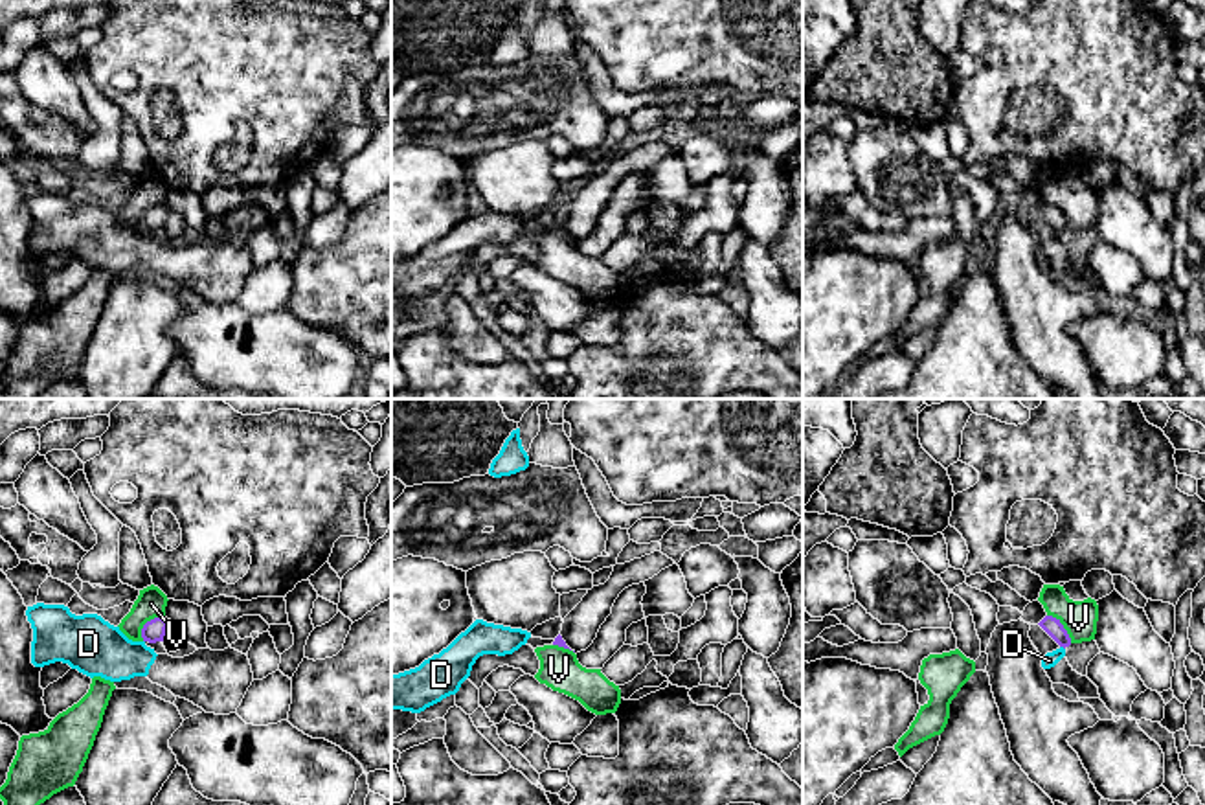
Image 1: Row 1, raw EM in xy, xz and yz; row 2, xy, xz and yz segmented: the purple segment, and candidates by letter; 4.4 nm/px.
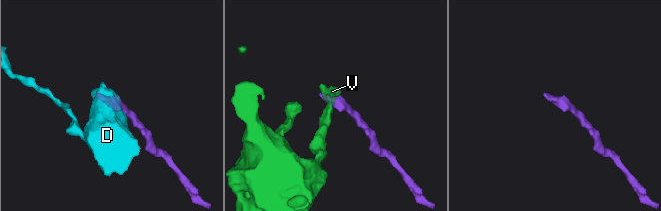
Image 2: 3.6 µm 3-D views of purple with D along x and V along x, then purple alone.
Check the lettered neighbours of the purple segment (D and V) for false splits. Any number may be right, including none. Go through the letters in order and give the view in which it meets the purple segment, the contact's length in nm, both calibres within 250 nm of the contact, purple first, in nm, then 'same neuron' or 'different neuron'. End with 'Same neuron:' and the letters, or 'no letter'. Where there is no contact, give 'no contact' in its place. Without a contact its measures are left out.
D: contact in yz; length 30 nm; calibres 80 and 70 nm; different neuron
V: contact in xy; length 140 nm; calibres 100 and 130 nm; different neuron
Same neuron: no letter

